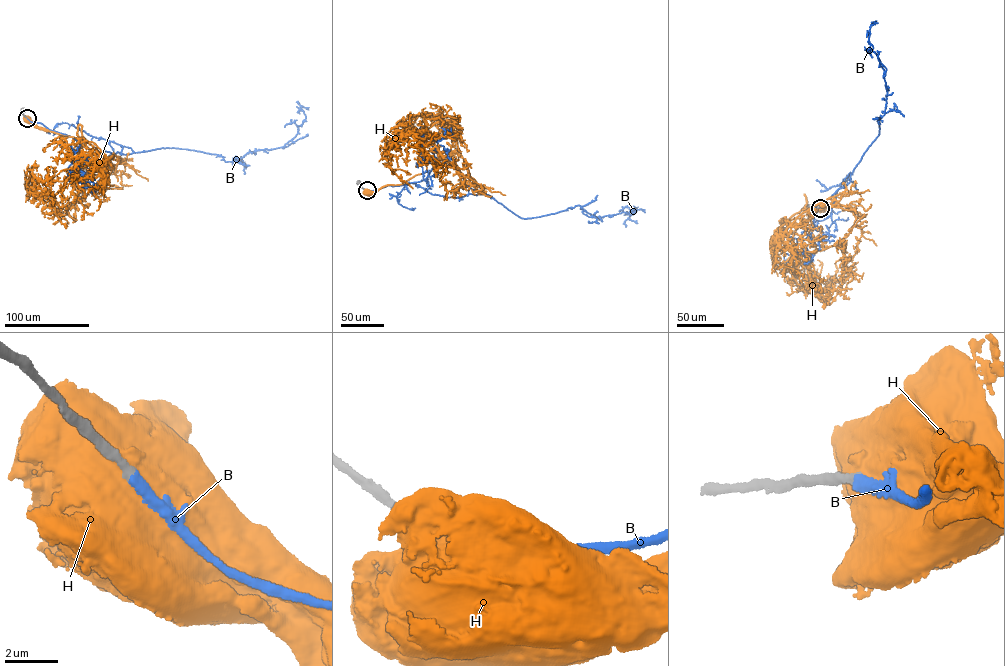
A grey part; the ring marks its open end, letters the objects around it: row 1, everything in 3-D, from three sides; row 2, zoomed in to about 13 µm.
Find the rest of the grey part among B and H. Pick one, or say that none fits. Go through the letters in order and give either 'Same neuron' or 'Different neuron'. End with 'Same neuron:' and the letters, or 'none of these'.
B: Same neuron
H: Different neuron
Same neuron: B

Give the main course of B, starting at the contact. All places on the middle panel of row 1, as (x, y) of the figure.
B: (367, 190), (421, 181), (445, 156), (467, 185), (520, 218), (576, 205), (601, 217), (636, 209), (625, 227)

